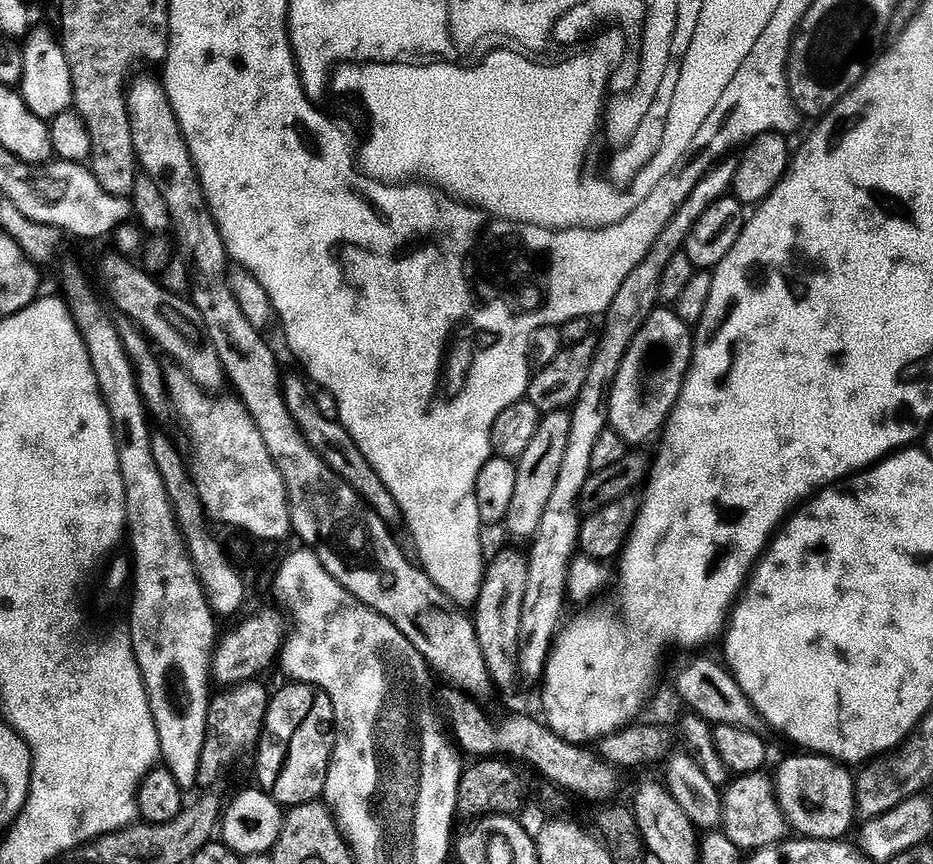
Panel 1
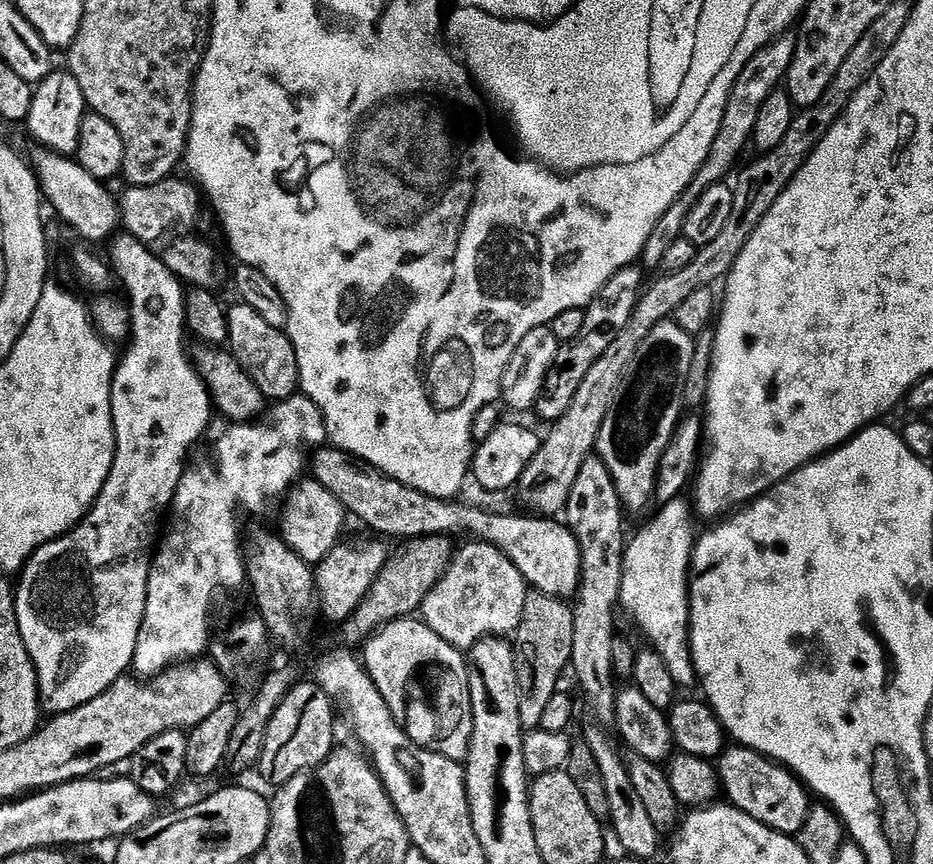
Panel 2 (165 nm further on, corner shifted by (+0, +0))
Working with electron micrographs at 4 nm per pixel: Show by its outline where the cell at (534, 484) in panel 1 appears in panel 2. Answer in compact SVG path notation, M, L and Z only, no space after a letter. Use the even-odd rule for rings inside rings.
M468 542L453 555L444 576L421 604L419 615L446 642L468 652L480 640L515 633L530 591L524 575L501 548L487 542Z

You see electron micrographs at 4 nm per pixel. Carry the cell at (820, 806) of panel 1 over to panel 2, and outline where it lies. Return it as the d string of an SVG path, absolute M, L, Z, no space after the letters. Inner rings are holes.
M728 746L718 757L718 775L723 795L733 808L750 814L750 818L770 826L775 832L800 834L796 832L803 830L808 820L810 793L789 768L750 748Z

